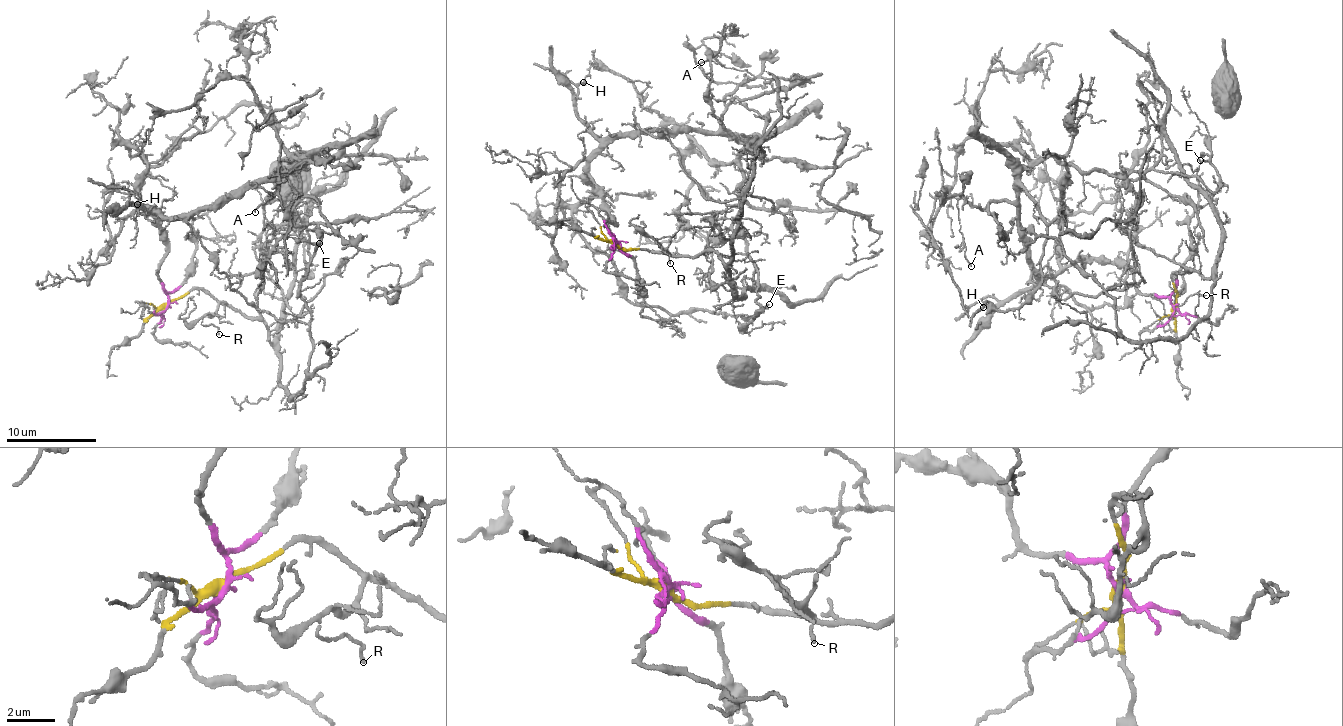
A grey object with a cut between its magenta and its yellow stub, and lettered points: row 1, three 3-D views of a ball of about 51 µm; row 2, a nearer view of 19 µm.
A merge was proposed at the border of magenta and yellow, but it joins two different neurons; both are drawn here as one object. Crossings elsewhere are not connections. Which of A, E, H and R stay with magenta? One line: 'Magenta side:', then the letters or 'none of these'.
Magenta side: A, E, H

